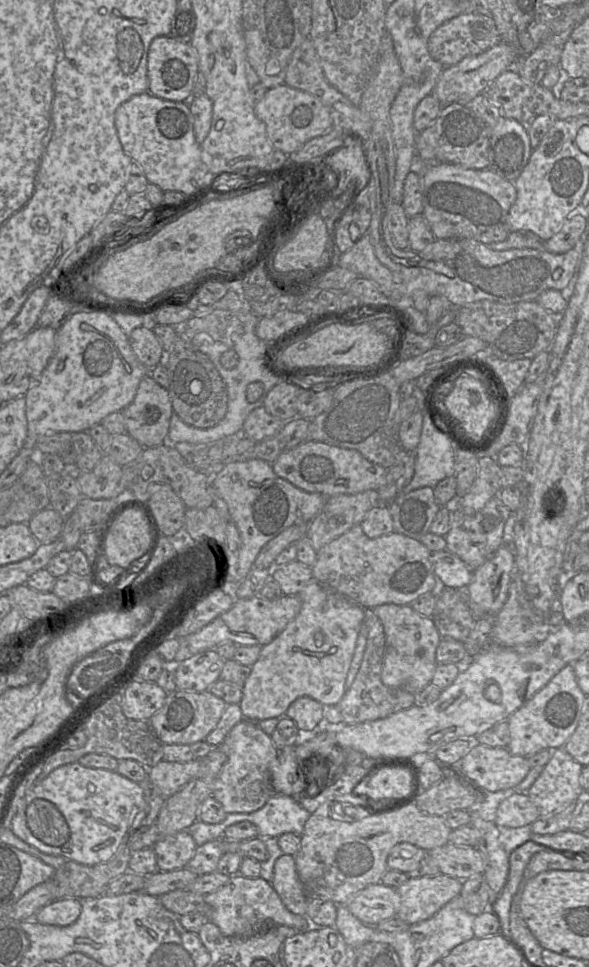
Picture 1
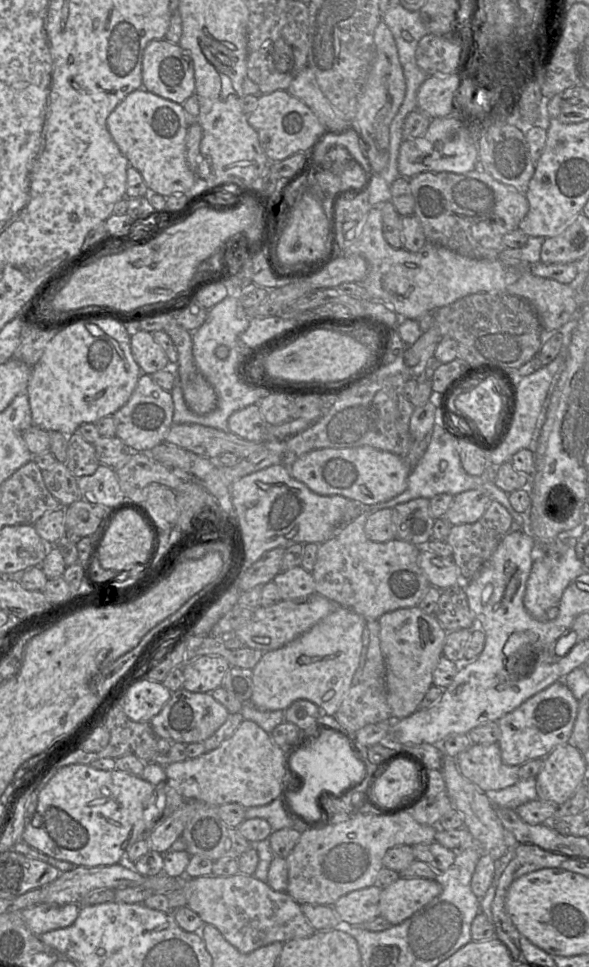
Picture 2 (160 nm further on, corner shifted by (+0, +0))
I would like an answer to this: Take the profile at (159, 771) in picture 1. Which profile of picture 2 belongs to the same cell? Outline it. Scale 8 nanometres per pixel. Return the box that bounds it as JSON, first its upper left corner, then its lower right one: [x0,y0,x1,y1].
[165,719,284,808]

